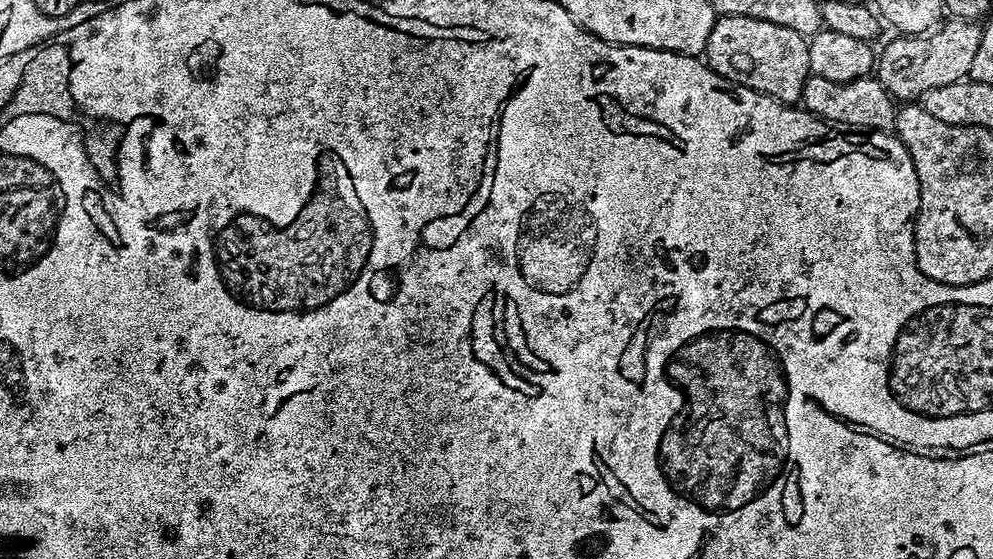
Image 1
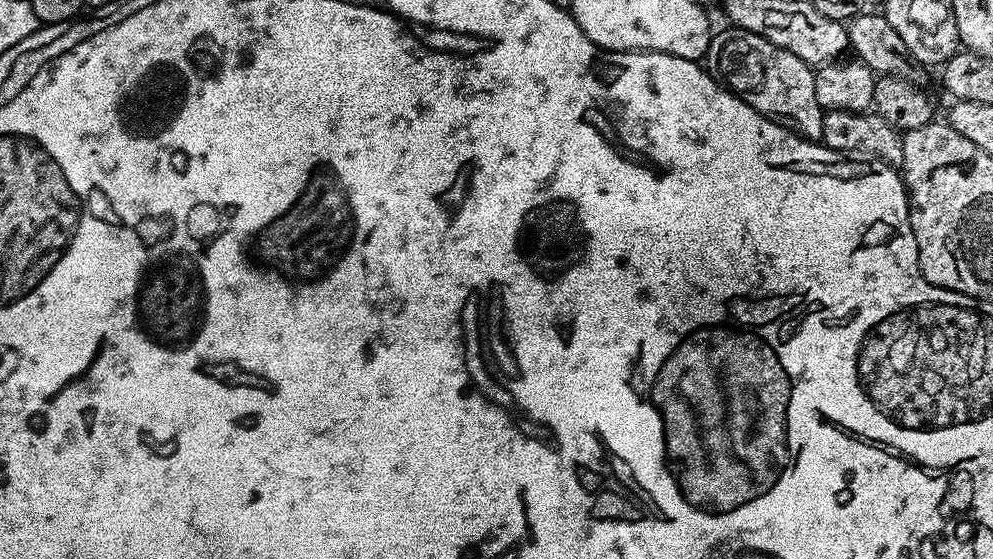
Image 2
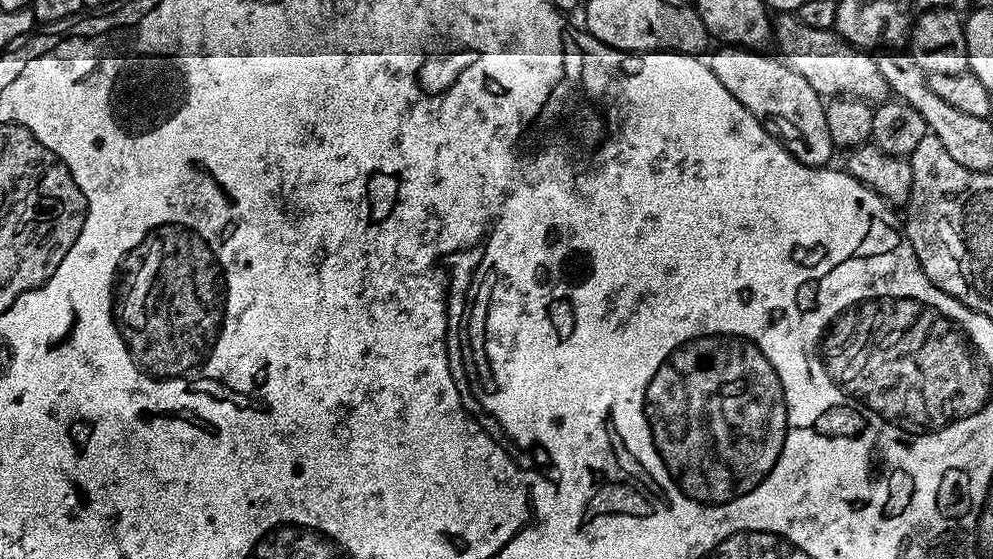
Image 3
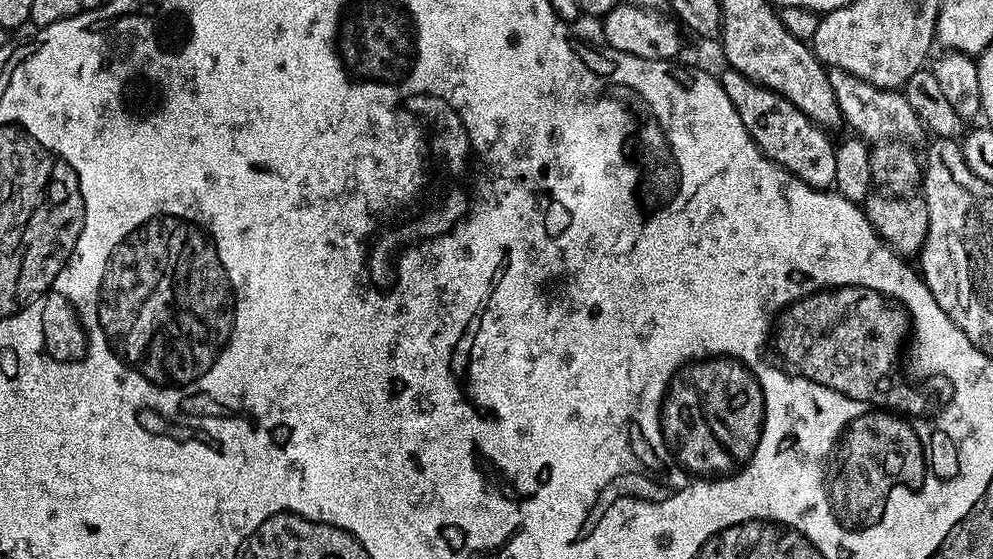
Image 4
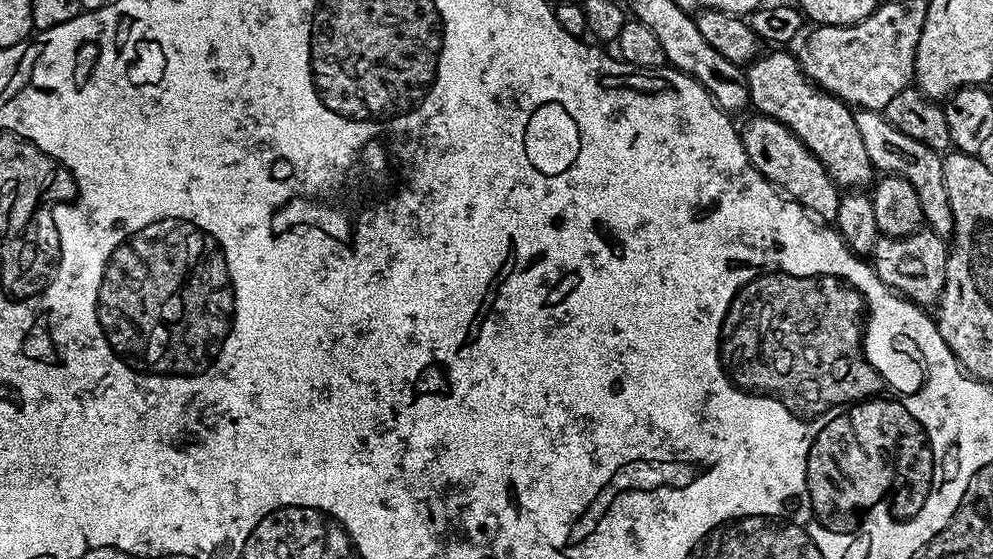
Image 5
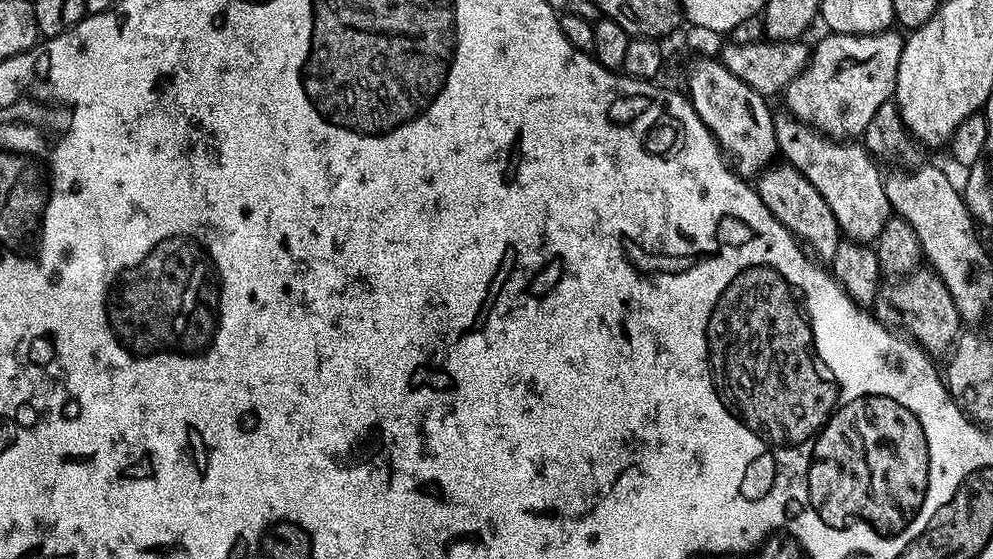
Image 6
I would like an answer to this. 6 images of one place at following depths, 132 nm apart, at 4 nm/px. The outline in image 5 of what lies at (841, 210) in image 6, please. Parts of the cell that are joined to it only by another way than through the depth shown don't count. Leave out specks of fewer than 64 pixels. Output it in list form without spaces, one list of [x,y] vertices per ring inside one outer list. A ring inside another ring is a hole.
[[[788,50],[768,51],[757,56],[746,68],[751,107],[756,107],[753,109],[759,115],[774,118],[782,122],[782,126],[789,128],[804,143],[806,150],[810,150],[810,154],[814,154],[814,158],[822,162],[826,174],[837,188],[860,190],[871,185],[874,169],[870,154],[866,154],[866,142],[862,142],[862,134],[858,131],[856,112],[836,96],[831,96],[812,83],[793,53],[791,56],[784,52]]]

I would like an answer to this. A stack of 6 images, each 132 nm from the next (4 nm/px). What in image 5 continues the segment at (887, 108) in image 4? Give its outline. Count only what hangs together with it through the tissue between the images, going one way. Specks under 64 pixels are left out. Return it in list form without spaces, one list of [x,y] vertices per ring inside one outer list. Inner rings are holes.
[[[856,112],[858,131],[862,134],[862,142],[866,142],[866,154],[870,154],[873,169],[880,174],[891,174],[906,178],[921,203],[924,224],[940,237],[947,237],[952,230],[952,211],[950,198],[946,194],[944,181],[944,161],[941,153],[930,146],[910,138],[910,134],[902,134],[880,112]]]

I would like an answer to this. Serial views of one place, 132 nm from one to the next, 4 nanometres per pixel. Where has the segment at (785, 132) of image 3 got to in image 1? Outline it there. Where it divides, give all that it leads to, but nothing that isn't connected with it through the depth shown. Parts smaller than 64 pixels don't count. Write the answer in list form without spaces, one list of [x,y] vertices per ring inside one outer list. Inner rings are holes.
[[[722,16],[710,30],[710,38],[702,53],[708,67],[723,80],[758,90],[783,104],[799,105],[804,99],[804,84],[810,75],[808,40],[790,30],[762,18]]]

